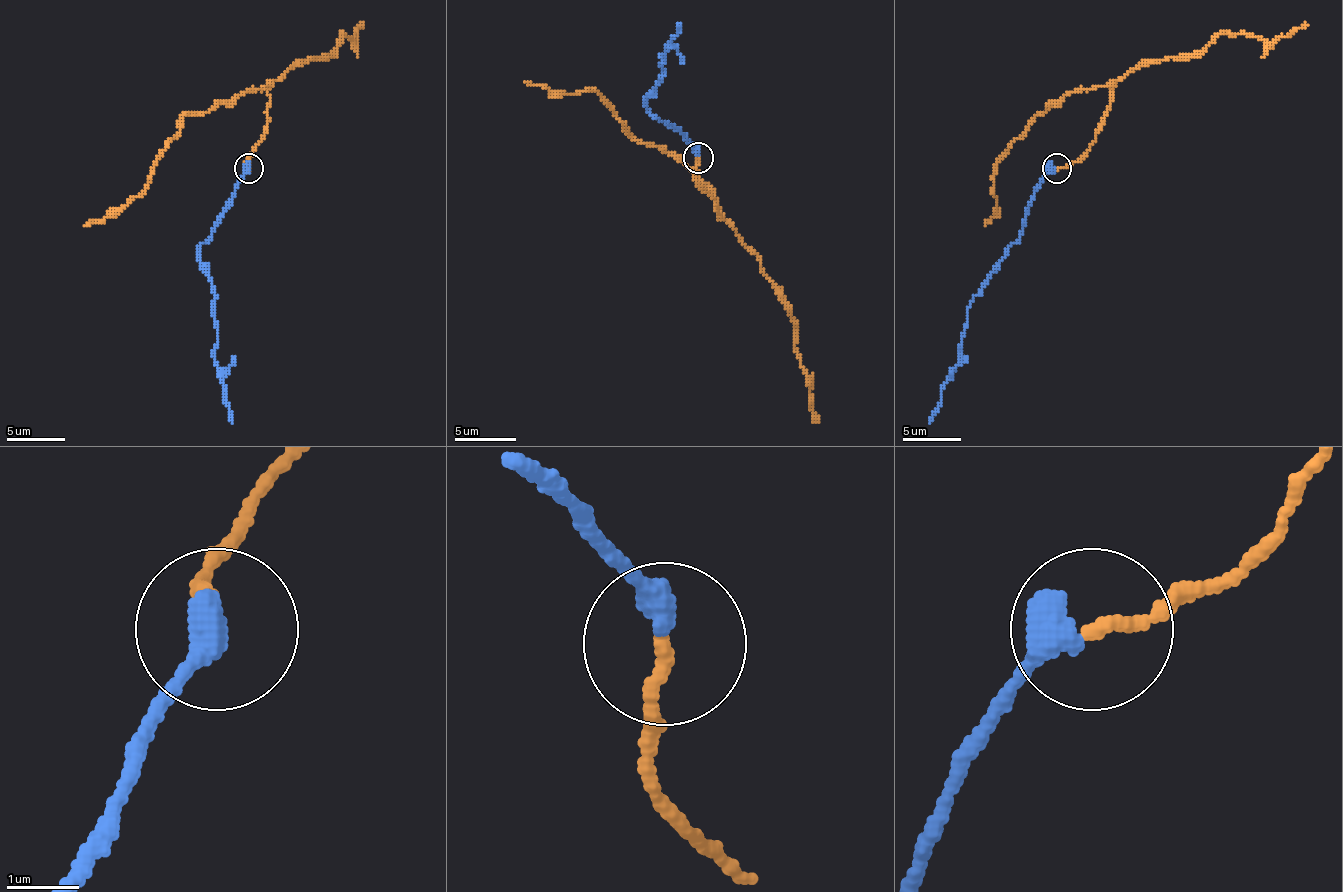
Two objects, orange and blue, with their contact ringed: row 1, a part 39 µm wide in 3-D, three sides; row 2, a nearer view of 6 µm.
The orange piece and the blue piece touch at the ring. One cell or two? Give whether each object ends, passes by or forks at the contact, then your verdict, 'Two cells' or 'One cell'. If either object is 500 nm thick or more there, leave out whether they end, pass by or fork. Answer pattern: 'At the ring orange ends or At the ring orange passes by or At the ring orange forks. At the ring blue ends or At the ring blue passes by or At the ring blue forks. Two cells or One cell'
At the ring orange ends. At the ring blue ends. One cell

